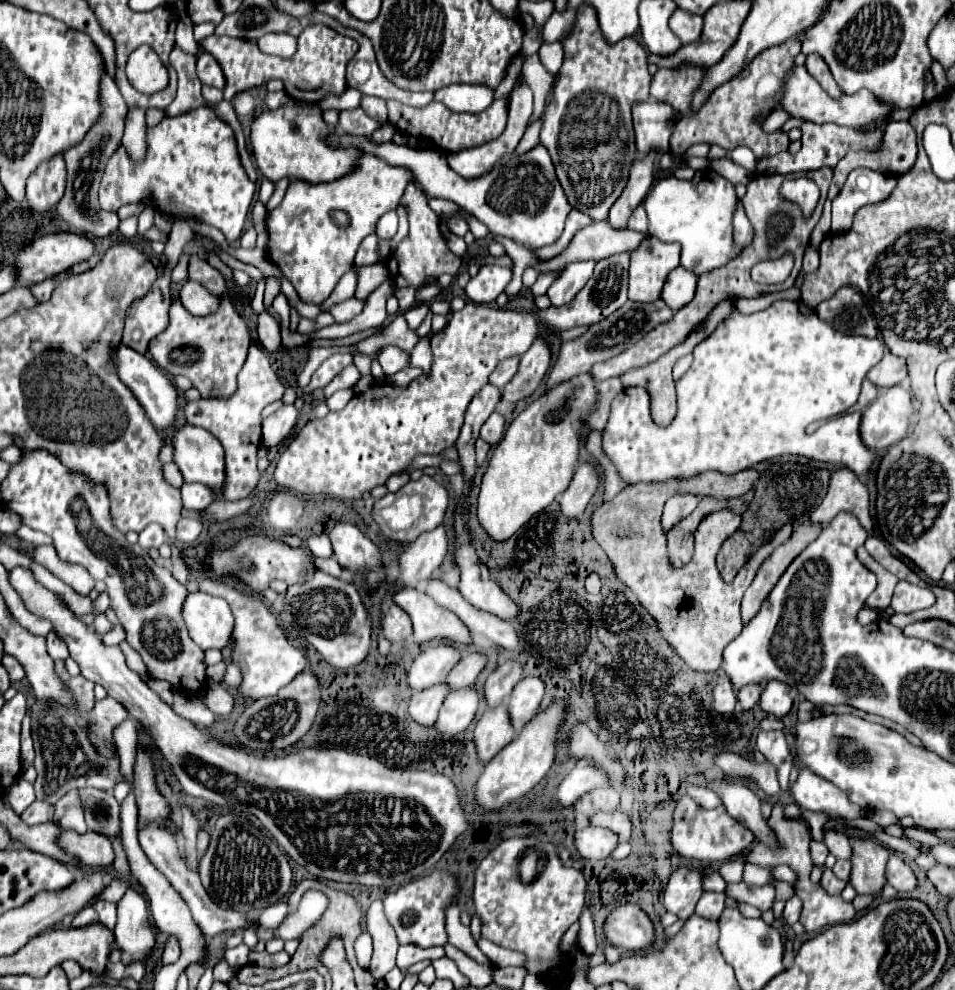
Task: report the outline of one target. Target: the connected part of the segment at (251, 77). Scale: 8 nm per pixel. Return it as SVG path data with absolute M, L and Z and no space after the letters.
M309 24L299 34L299 48L293 58L279 58L269 56L257 48L253 40L239 40L229 36L207 36L201 42L201 48L215 56L221 64L227 86L225 86L225 100L231 102L233 96L245 92L249 88L257 88L267 84L269 80L283 80L285 90L291 98L297 96L297 101L315 103L325 100L327 96L341 96L347 90L347 52L351 52L351 38L337 34L333 28L323 24Z

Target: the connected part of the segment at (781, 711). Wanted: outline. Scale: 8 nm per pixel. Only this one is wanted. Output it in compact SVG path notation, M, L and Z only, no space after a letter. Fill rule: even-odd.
M767 682L763 694L761 694L761 708L775 716L775 718L783 718L793 706L793 698L789 694L789 686L785 686L783 682Z

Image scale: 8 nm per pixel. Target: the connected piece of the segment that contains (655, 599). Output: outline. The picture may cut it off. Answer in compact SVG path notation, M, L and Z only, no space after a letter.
M705 474L693 478L673 478L669 482L639 482L619 492L613 500L601 504L593 514L593 536L599 546L605 550L609 560L615 566L615 572L621 582L625 582L633 594L639 598L641 606L657 620L665 640L675 648L675 652L693 668L701 672L713 672L721 666L725 646L741 632L741 598L762 562L779 546L785 538L791 536L793 526L783 524L779 532L767 542L770 548L758 549L745 566L737 572L733 582L725 582L715 566L715 556L721 548L721 540L733 534L739 528L741 516L731 510L713 512L701 522L695 532L695 556L681 568L673 568L669 562L669 552L665 544L665 532L661 532L661 514L669 496L681 492L693 494L713 494L713 496L737 496L731 492L713 492L713 490L693 490L695 484L705 486Z

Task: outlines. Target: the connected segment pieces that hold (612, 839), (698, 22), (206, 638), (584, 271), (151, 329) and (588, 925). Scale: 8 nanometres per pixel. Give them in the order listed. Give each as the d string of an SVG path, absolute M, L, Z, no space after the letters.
M587 826L581 832L579 830L575 832L575 844L577 844L581 858L601 860L601 858L609 858L613 854L613 850L619 844L619 836L613 834L613 830L609 830L609 828Z
M675 10L675 14L669 20L669 28L679 36L679 40L683 44L689 42L697 42L697 38L701 38L701 30L703 30L703 18L697 14L687 14L685 10Z
M189 592L181 610L193 642L201 648L225 648L233 630L233 614L223 598L205 592Z
M575 262L573 266L567 266L563 274L551 284L547 290L547 296L551 298L551 304L561 306L575 298L575 294L587 284L595 268L595 262Z
M167 276L157 278L153 288L145 298L139 298L129 306L123 330L123 342L137 350L139 354L147 352L147 344L169 324L167 310L171 306L171 292Z
M585 906L585 910L581 912L581 918L579 918L577 946L579 946L579 950L583 950L587 956L595 954L595 950L597 950L595 930L593 930L593 918L591 918L591 912L589 912L589 906Z

